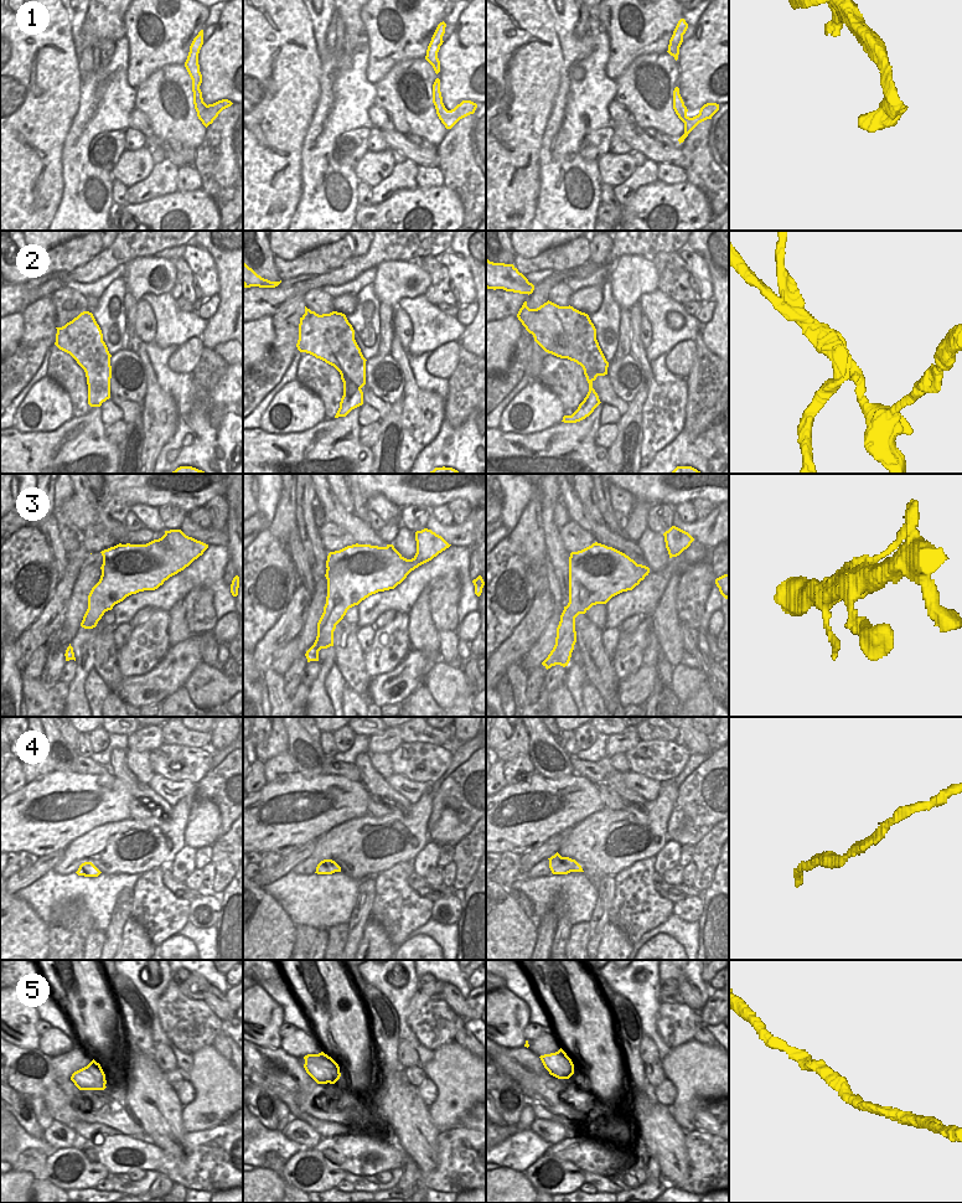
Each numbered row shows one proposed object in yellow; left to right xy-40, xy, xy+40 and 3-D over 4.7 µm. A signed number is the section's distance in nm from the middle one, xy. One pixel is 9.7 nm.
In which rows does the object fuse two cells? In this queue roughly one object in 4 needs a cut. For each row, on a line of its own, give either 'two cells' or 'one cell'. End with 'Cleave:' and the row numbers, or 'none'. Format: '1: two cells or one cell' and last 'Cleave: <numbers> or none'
1: one cell
2: two cells
3: one cell
4: one cell
5: one cell
Cleave: 2

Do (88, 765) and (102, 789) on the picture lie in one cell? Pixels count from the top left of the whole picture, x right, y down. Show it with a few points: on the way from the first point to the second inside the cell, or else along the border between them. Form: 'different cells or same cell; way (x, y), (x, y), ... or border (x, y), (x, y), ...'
different cells; border (75, 770), (82, 774), (109, 773)

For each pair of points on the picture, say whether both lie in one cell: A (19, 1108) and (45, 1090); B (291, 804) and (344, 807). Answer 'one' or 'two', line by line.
A: two
B: one

